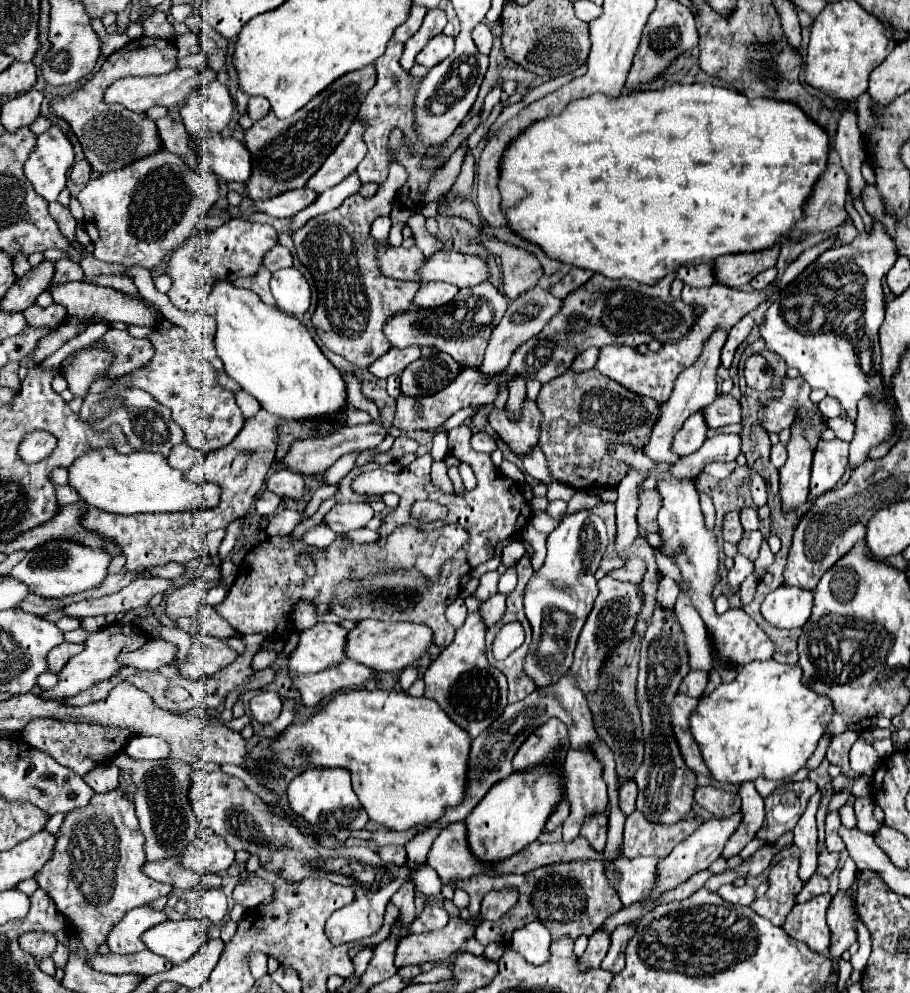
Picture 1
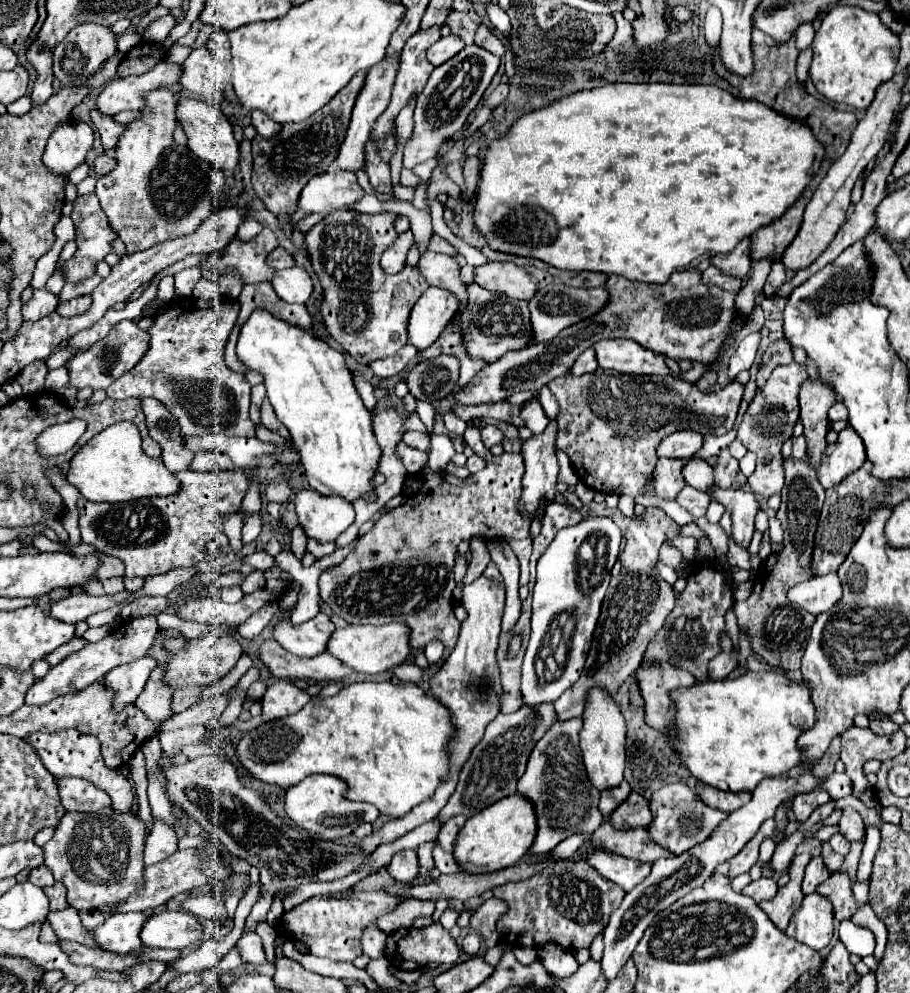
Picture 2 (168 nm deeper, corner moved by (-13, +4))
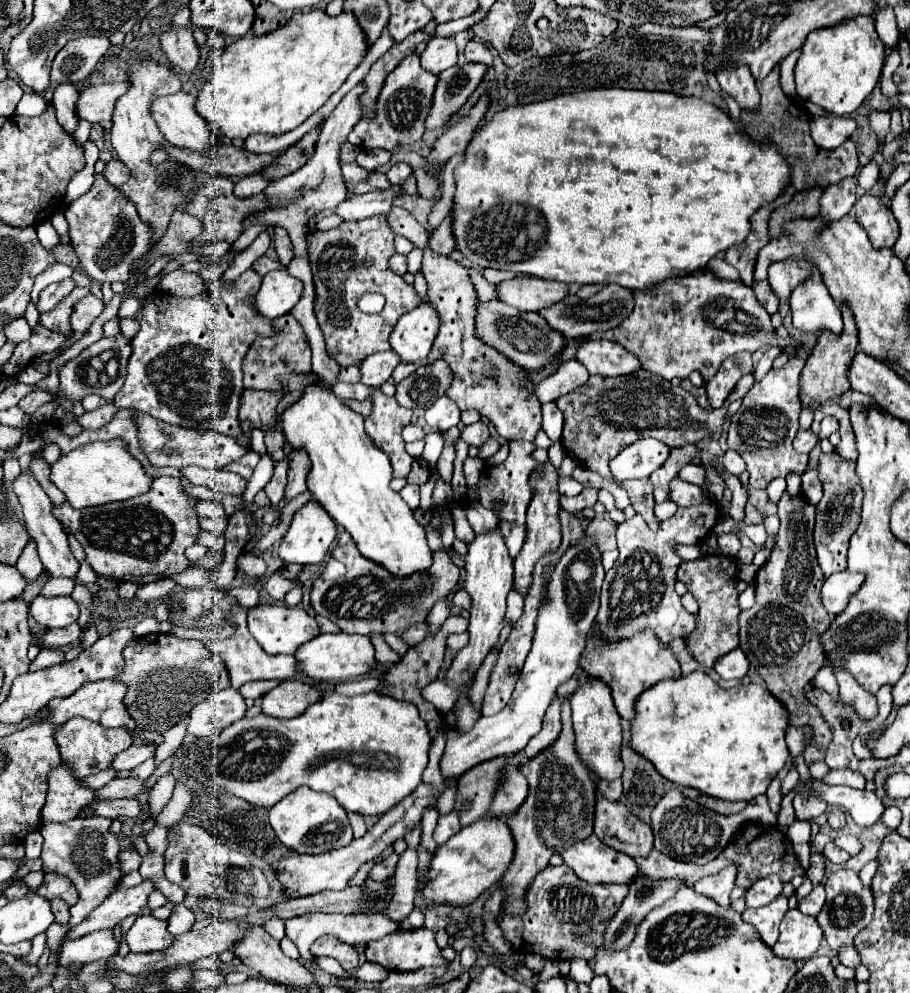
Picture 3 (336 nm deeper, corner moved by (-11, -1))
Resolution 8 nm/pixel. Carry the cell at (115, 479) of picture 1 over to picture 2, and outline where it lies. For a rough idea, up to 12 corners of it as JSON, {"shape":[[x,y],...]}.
{"shape":[[130,422],[72,458],[68,482],[90,502],[174,496],[162,458]]}

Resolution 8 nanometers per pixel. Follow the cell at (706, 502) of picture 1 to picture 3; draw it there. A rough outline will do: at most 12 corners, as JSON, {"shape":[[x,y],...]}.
{"shape":[[734,649],[714,669],[722,679],[742,679],[748,673],[746,655]]}

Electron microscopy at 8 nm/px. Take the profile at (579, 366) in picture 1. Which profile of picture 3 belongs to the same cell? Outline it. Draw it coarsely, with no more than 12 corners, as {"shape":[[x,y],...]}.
{"shape":[[576,359],[538,383],[542,403],[584,385],[590,377]]}

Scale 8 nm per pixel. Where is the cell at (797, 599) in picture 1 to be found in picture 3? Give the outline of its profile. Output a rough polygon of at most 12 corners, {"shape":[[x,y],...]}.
{"shape":[[832,573],[822,587],[822,605],[840,615],[864,573]]}

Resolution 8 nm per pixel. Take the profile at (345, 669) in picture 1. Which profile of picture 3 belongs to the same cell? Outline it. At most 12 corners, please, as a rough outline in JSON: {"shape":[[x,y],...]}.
{"shape":[[246,583],[228,591],[234,623],[172,627],[224,661],[234,689],[256,679],[298,677],[292,655],[268,655],[246,629],[260,595]]}

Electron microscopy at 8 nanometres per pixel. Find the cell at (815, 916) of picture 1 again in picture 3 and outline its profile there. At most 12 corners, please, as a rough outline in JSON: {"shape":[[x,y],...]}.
{"shape":[[790,909],[772,947],[778,957],[808,961],[822,941],[814,917]]}

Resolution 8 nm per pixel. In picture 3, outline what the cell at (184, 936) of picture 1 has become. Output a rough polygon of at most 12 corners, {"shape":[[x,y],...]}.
{"shape":[[140,915],[126,931],[132,953],[162,951],[172,943],[168,925]]}

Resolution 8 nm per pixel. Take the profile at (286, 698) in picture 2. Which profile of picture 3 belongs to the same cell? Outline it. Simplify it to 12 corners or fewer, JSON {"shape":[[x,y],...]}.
{"shape":[[288,679],[264,695],[262,713],[302,715],[322,699],[306,681]]}

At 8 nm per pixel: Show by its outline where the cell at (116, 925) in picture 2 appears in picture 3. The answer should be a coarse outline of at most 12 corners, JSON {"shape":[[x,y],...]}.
{"shape":[[112,931],[68,941],[58,949],[64,969],[114,955]]}

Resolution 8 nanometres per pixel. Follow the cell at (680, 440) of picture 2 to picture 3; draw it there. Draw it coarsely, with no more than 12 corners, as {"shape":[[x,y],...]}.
{"shape":[[640,439],[610,461],[618,483],[650,477],[668,459],[662,441]]}

